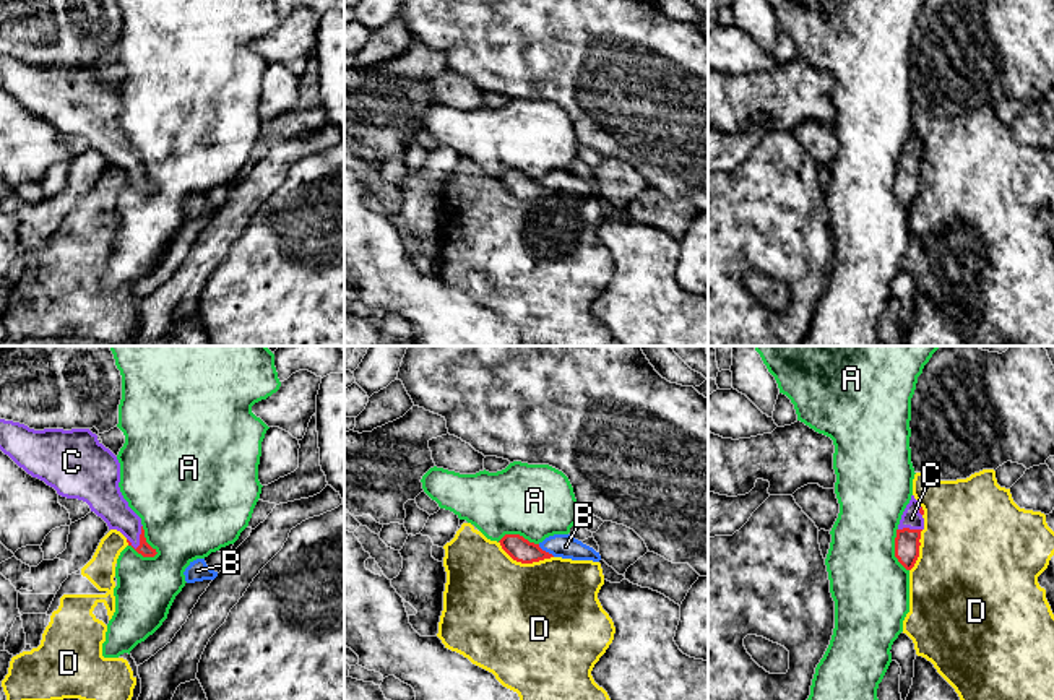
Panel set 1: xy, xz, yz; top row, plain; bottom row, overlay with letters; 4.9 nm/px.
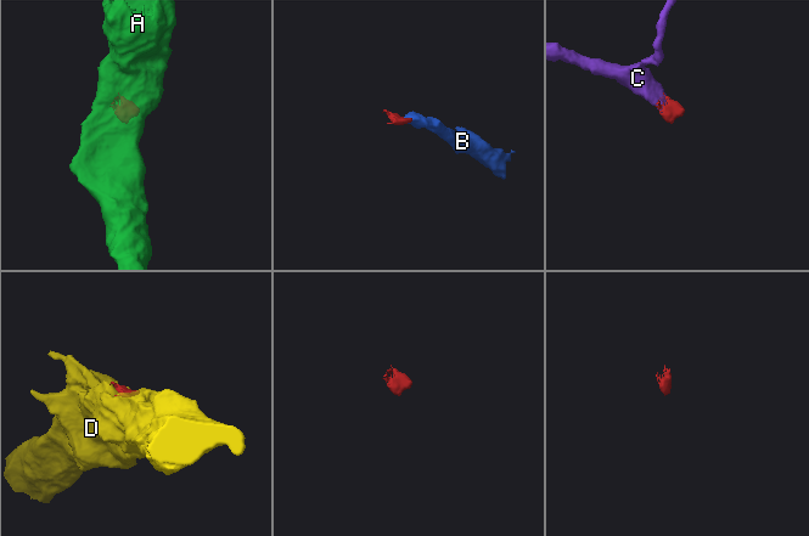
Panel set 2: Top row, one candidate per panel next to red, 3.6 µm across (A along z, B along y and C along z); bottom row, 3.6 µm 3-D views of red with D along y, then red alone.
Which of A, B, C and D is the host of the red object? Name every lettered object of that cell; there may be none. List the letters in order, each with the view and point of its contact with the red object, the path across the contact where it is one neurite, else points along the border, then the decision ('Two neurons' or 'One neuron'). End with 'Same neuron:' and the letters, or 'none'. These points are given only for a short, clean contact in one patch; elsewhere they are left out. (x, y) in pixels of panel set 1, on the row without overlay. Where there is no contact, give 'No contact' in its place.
A: Touches red at xy (146, 179). Two neurons
B: Touches red at xz (544, 187). Path across: xz (520, 185), (544, 187), (551, 182), (565, 182). One neuron
C: Touches red at xy (140, 174). Path across: xy (145, 185), (140, 174), (106, 137). One neuron
D: Touches red at xz (525, 198). Two neurons
Same neuron: B, C

